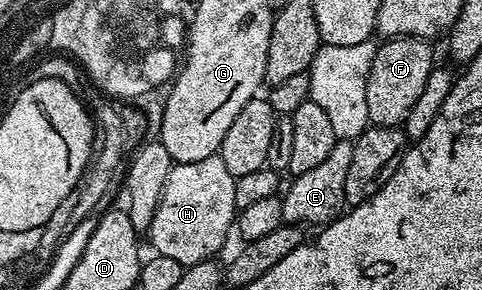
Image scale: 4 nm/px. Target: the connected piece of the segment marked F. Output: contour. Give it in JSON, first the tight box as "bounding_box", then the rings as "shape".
{"bounding_box":[367,38,435,126],"shape":[[[390,38],[376,47],[371,64],[371,72],[367,76],[367,112],[369,121],[374,126],[401,126],[407,112],[411,112],[415,100],[419,100],[423,88],[427,84],[427,76],[433,70],[435,59],[433,50],[424,38]]]}

